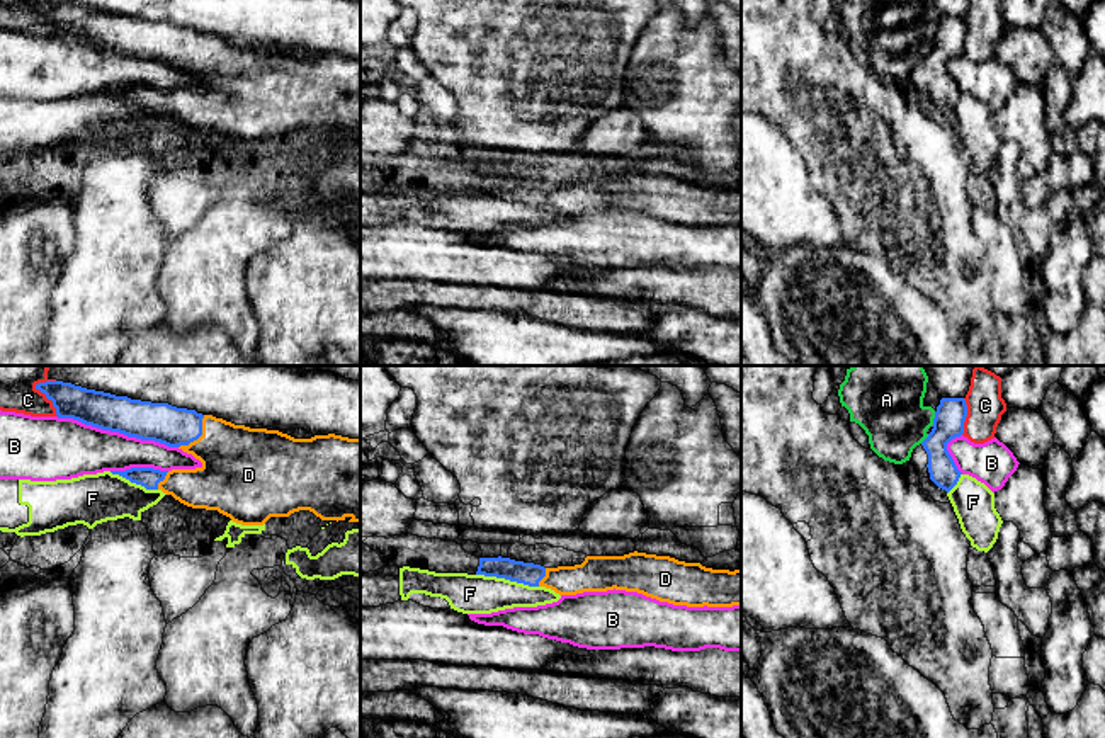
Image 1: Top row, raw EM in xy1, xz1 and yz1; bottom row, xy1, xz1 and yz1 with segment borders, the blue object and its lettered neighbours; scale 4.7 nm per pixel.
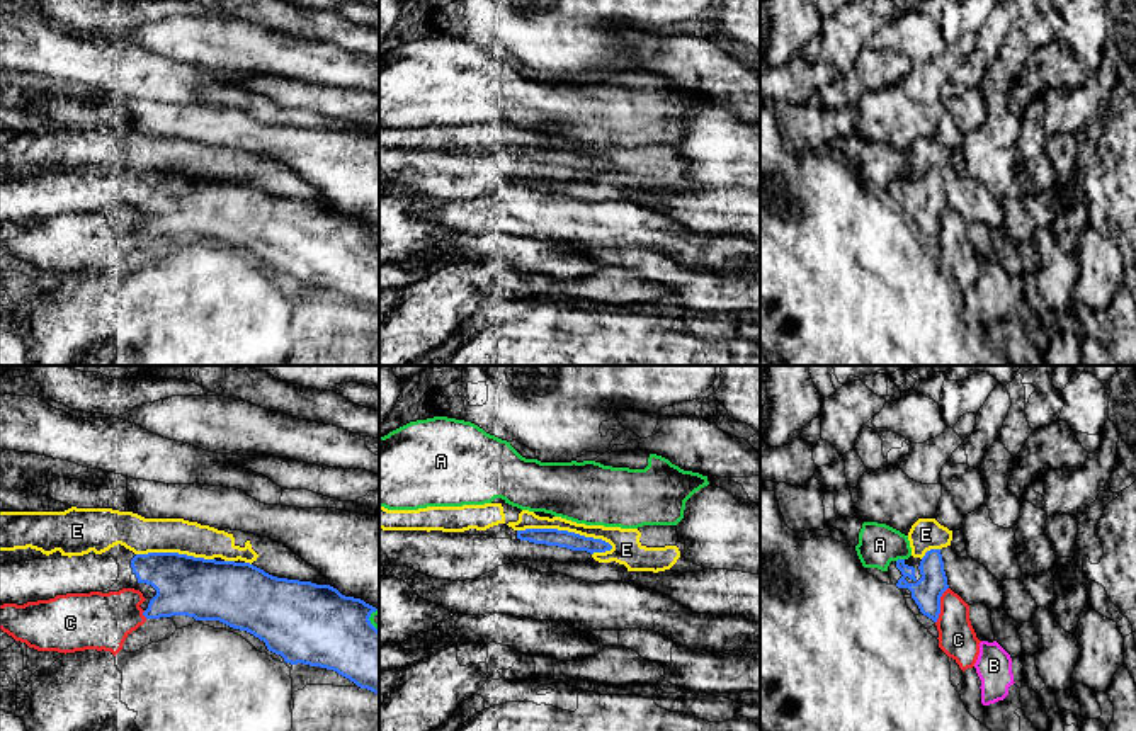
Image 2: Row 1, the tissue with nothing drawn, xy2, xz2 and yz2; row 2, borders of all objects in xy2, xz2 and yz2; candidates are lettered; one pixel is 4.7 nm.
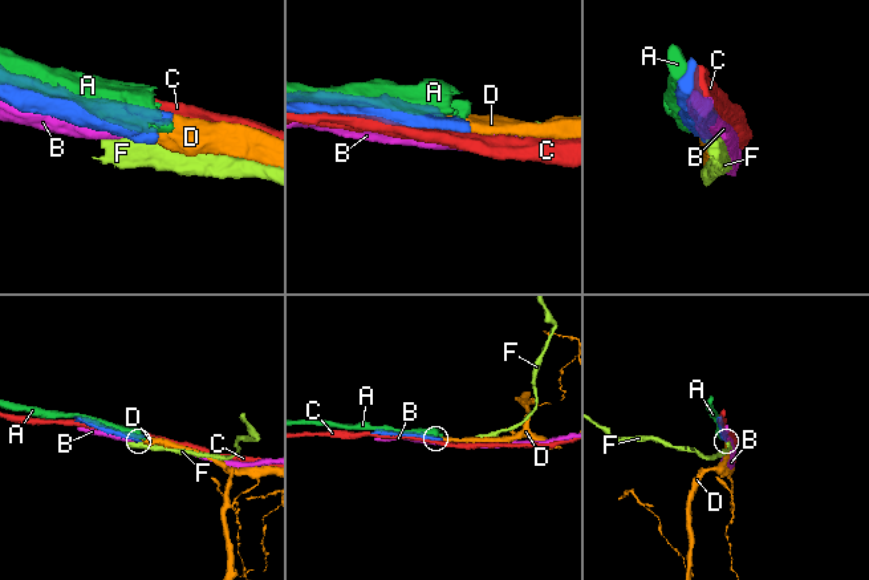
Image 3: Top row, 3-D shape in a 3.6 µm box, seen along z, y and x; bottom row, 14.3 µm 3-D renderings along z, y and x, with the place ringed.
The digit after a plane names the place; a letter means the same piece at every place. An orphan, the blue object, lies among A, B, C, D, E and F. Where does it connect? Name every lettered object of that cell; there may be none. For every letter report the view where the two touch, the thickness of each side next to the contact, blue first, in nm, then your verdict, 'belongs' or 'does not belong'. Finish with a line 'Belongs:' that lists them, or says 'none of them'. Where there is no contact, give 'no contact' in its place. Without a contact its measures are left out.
A: yz1 | 150/300 nm | does not belong
B: xy1 | 190/280 nm | does not belong
C: xy1 | 170/160 nm | does not belong
D: xy1 | 190/380 nm | belongs
E: xz2 | 80/90 nm | does not belong
F: xz1 | 110/190 nm | does not belong
Belongs: D

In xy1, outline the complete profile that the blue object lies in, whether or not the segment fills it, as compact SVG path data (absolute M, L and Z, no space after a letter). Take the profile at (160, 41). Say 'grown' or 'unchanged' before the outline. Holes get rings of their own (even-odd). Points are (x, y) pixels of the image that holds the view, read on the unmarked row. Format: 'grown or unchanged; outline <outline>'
grown; outline M63 0L36 3L56 27L58 37L73 37L102 49L178 66L202 82L196 88L160 90L131 87L110 90L146 109L162 109L192 128L218 129L241 145L264 145L270 136L309 129L321 139L360 143L360 58L335 53L294 58L279 49L235 44L196 29L151 22L87 9Z

